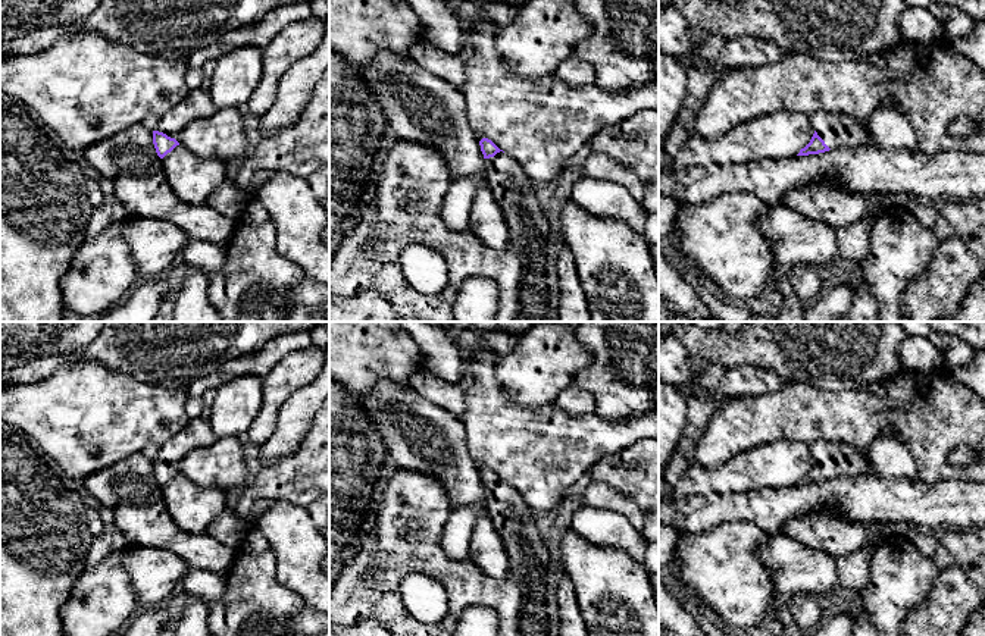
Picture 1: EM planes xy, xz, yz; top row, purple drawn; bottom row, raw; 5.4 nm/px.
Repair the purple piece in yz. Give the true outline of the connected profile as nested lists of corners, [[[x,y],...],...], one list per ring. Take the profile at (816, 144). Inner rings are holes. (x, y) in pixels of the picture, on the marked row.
[[[814,112],[809,115],[809,119],[813,123],[814,134],[797,156],[819,154],[837,147],[870,142],[866,122],[848,115]]]

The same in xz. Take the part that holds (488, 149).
[[[482,138],[479,145],[484,154],[487,185],[504,213],[513,251],[520,257],[522,267],[528,267],[532,236],[526,222],[531,222],[535,234],[542,241],[547,242],[554,238],[540,209],[540,189],[515,157],[500,150],[491,140]]]

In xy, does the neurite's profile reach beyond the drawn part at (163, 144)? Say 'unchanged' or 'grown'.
grown

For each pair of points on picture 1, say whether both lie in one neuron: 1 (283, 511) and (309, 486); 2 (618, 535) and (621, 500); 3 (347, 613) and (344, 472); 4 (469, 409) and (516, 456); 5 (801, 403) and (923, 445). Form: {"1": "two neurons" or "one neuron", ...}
{"1": "two neurons", "2": "two neurons", "3": "two neurons", "4": "one neuron", "5": "one neuron"}

